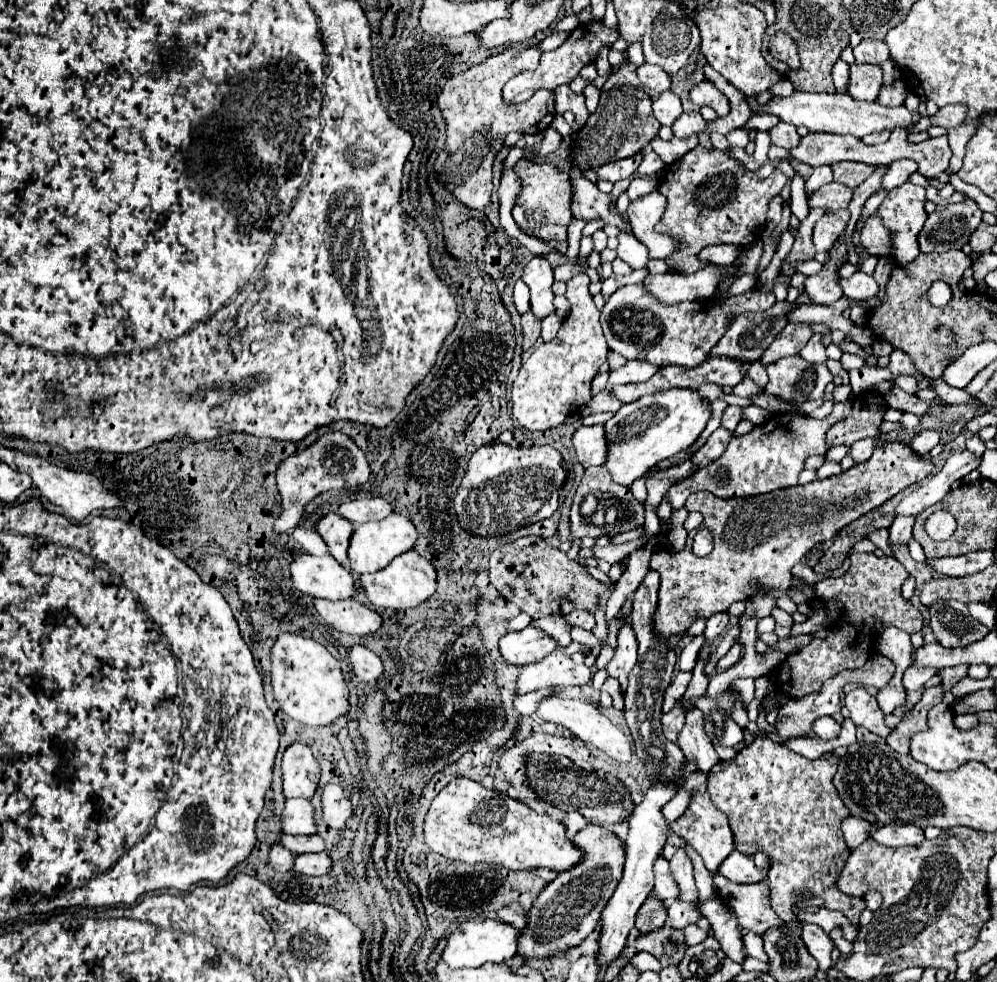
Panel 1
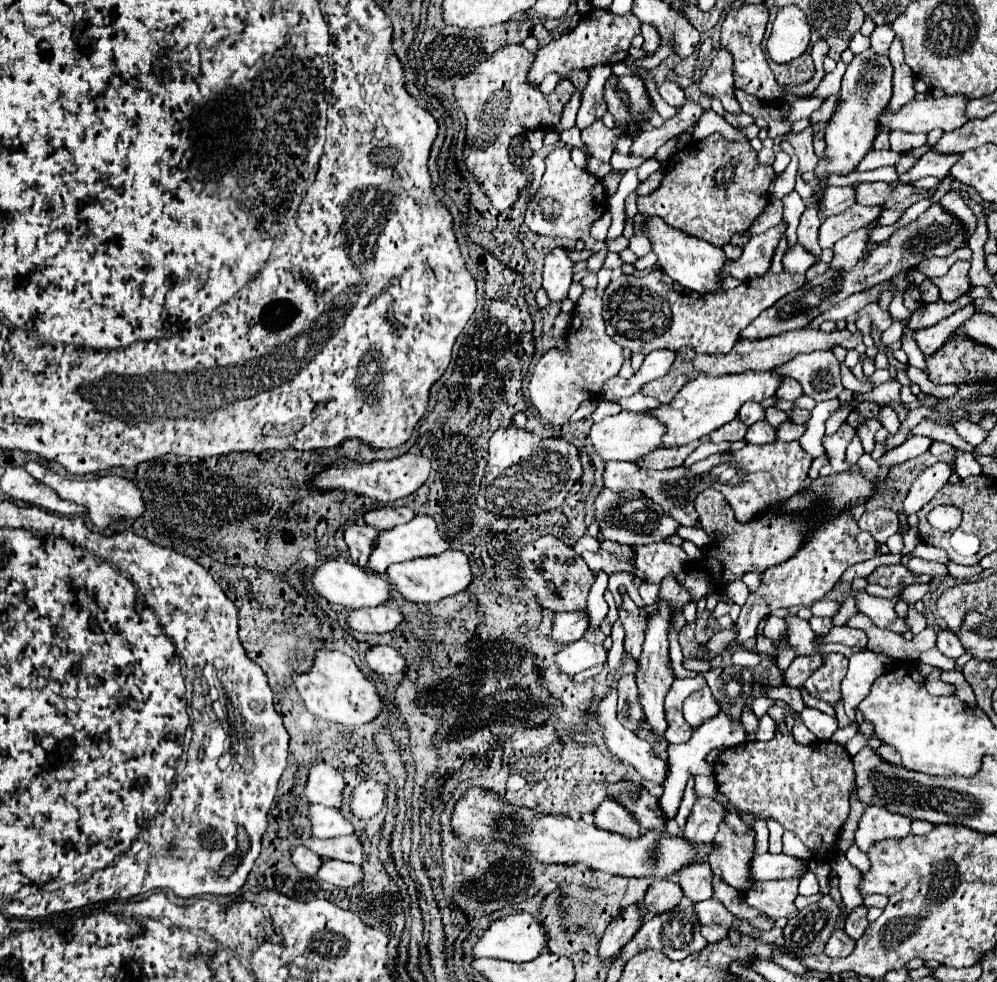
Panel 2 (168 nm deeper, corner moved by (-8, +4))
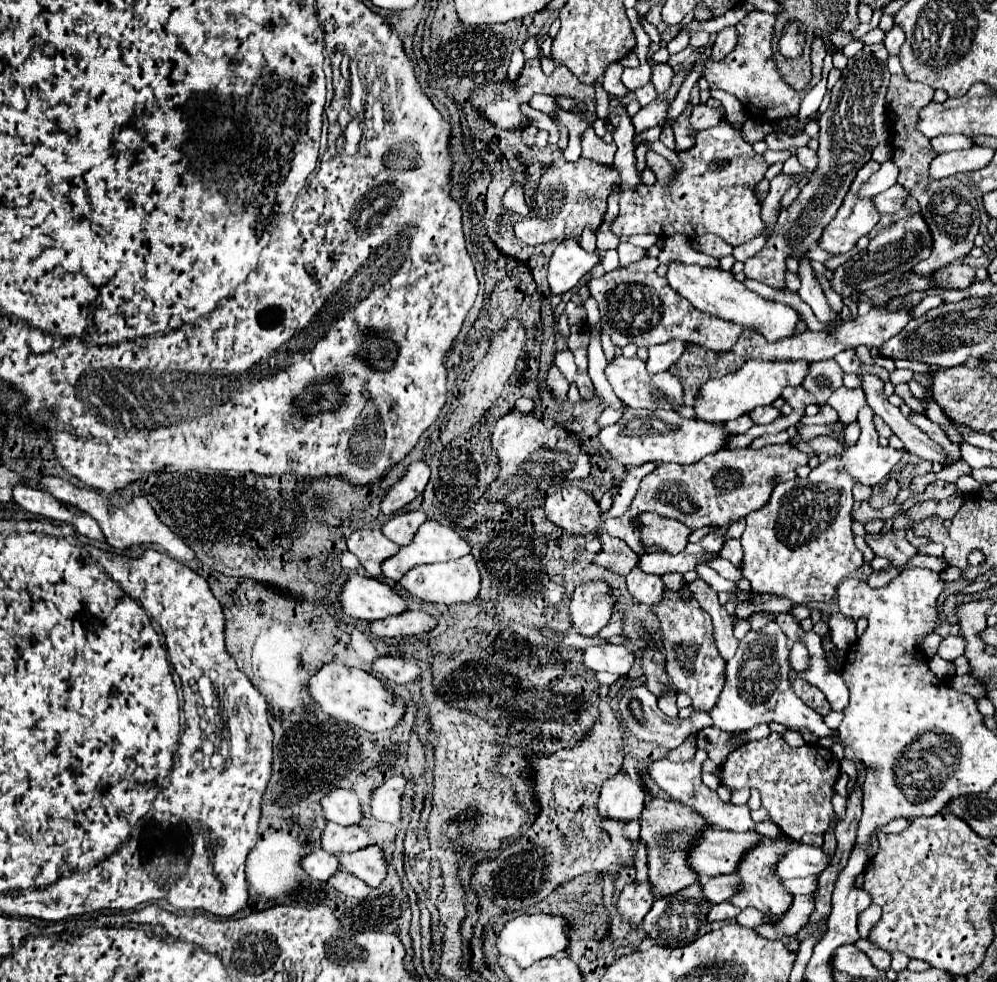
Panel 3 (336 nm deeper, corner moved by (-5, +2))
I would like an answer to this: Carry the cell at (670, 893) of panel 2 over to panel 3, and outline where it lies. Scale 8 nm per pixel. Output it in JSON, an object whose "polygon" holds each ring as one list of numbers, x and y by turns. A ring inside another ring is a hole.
{"polygon":[[653,797,645,803,641,815,641,839,645,845,649,845,649,883,657,899,673,895,697,881,697,875,689,869,689,865,685,865,685,849,705,827,705,821,701,821,693,809,685,809,681,803,659,797]]}

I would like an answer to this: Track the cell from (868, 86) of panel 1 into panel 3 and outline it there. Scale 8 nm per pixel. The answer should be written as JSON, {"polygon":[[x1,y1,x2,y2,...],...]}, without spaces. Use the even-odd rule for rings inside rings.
{"polygon":[[881,41,875,45,865,45,849,59,841,79,833,87,831,105,819,119,819,165,809,183,801,189,799,197,781,211,773,235,767,239,765,247,745,261,745,277,781,289,781,285,785,285,785,257,793,255,799,259,813,243,817,243,823,229,831,223,841,207,855,173,871,159,873,147,887,139,889,125,885,127,885,93,891,81,887,57,887,49]]}

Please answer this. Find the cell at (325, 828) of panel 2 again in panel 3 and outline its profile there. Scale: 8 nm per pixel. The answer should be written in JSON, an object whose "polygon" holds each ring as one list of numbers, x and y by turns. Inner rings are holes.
{"polygon":[[327,821,325,829,323,829,323,835,321,835,321,845,327,853,353,851,357,847,361,849,361,847,367,847,371,843,373,843,373,839,359,825,343,827,343,825,337,825,333,821]]}

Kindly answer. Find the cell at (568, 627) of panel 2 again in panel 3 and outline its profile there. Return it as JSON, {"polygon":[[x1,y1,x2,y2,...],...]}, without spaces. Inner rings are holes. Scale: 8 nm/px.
{"polygon":[[595,581,579,585,571,599,571,625,577,633,585,637,595,637,607,623,613,613,611,589,607,583]]}

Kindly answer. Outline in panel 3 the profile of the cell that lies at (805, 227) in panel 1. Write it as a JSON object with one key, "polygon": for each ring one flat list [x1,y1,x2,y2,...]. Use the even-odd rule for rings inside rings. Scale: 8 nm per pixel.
{"polygon":[[885,161,881,165,881,169,877,173,873,173,857,191,857,197,873,197,885,189,889,189,891,185,897,183,897,167,893,165,893,161]]}

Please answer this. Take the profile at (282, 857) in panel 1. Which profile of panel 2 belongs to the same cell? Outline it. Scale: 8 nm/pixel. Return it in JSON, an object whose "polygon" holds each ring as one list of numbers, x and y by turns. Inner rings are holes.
{"polygon":[[300,845,292,851,292,863,298,871,304,871,306,875,316,875,316,871,322,867,324,859,320,859,320,855,310,851,308,847]]}

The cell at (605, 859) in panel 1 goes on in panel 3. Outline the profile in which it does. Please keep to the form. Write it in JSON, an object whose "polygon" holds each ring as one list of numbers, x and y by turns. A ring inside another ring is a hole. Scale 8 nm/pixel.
{"polygon":[[617,773,609,777,599,795,599,815,615,821,637,821,645,805,643,785,635,783,629,775]]}

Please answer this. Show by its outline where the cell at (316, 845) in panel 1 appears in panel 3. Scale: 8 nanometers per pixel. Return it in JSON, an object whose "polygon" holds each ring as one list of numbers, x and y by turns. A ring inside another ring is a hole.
{"polygon":[[369,845,363,849,357,849,353,853,335,853,339,859,339,865,347,871,363,879,369,887,379,887,379,883,385,879,385,859,383,851,377,845]]}

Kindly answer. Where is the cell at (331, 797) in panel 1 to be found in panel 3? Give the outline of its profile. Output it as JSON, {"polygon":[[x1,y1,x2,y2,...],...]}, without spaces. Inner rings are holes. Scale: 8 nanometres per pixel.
{"polygon":[[391,777,383,785,371,791,369,797,369,807,371,815,379,821,387,823,399,823,401,813,399,813,399,799,403,795,403,789,407,785,405,777]]}

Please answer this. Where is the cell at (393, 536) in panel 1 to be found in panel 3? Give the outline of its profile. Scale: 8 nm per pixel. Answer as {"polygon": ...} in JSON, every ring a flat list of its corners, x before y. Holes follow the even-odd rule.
{"polygon":[[427,519,417,529,409,545,401,547,393,557,381,563,381,571,389,581,399,581,403,573,415,565,451,561,467,553,471,553,471,549,465,539,461,539,455,531,439,525,437,521]]}

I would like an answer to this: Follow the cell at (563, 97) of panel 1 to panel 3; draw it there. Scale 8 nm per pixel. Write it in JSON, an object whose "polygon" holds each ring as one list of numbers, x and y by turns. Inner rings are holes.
{"polygon":[[585,129,583,139,581,139,581,147,583,147,583,157,591,159,599,165,611,167,613,165,613,157,617,151,615,143,605,143,601,137,595,135,593,129]]}

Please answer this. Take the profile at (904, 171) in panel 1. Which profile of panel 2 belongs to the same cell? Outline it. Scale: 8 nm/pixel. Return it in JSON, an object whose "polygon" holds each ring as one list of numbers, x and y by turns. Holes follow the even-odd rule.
{"polygon":[[928,151,926,155,922,155,918,159,918,163,904,175,900,175,900,183,908,183,908,181,916,181,922,177,938,177,944,179,950,171,950,167,960,159,960,155,938,155,936,151]]}

